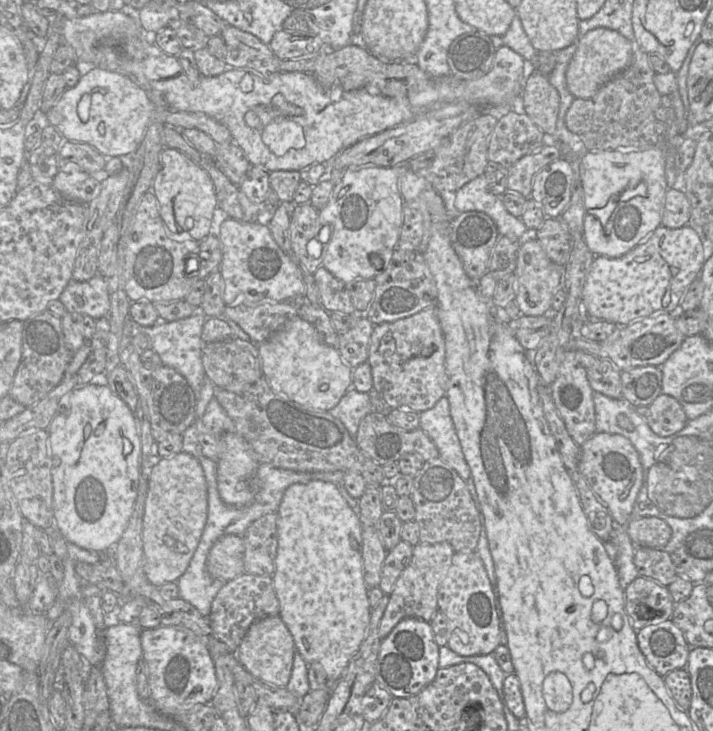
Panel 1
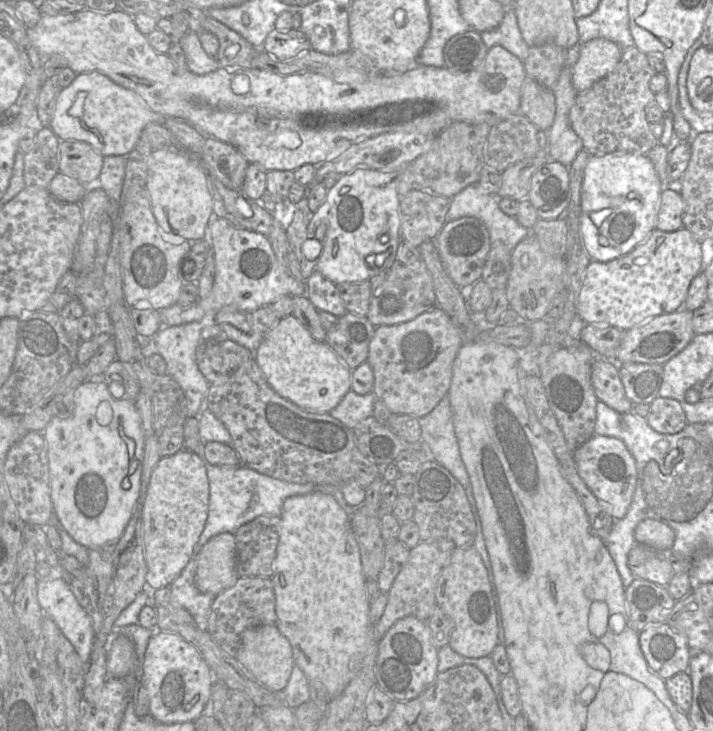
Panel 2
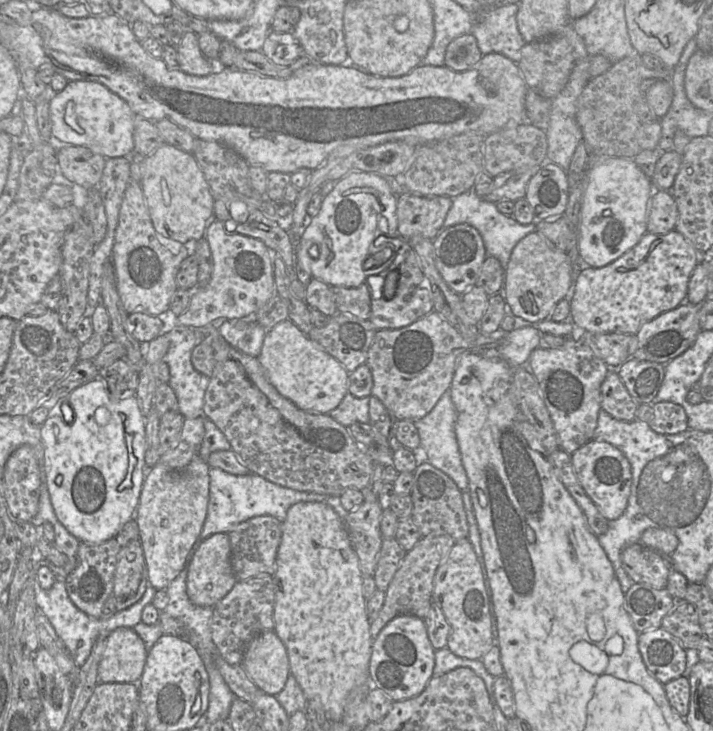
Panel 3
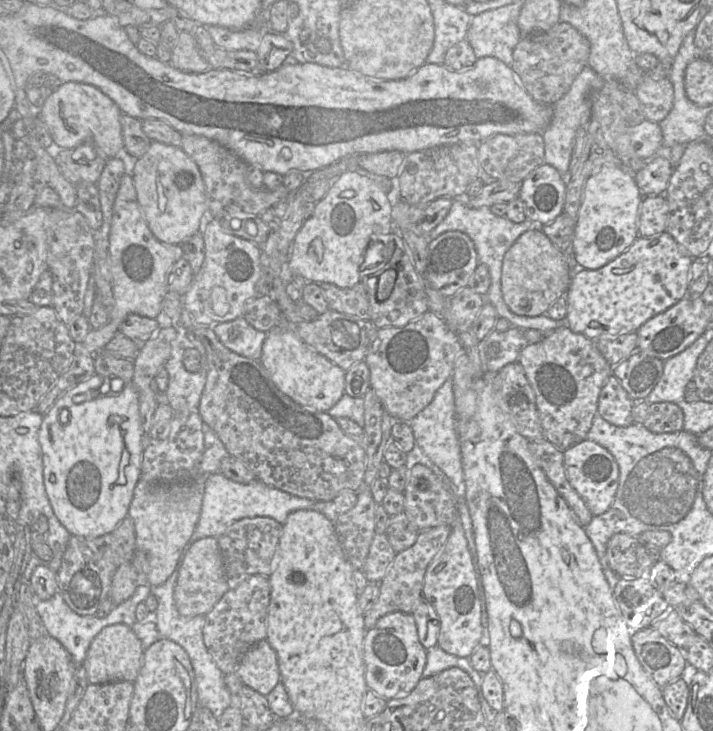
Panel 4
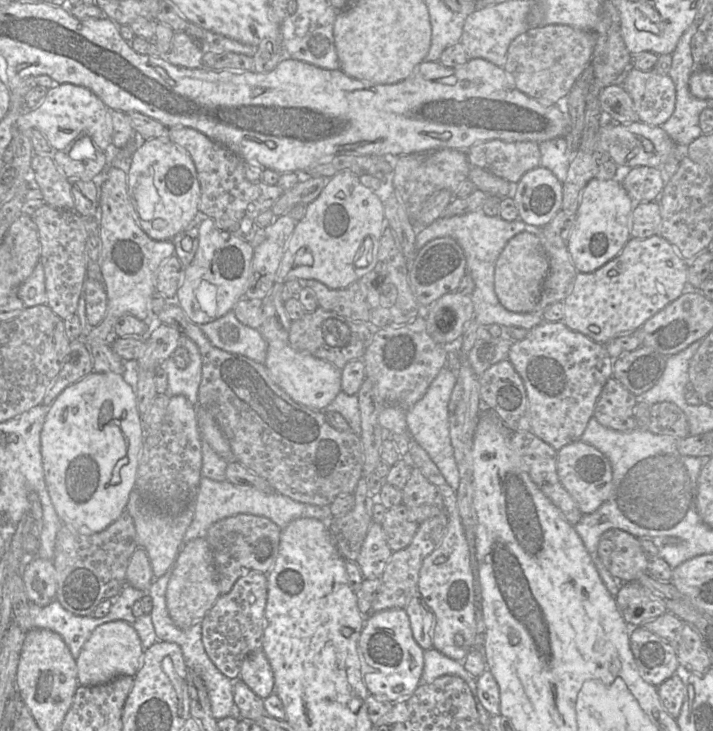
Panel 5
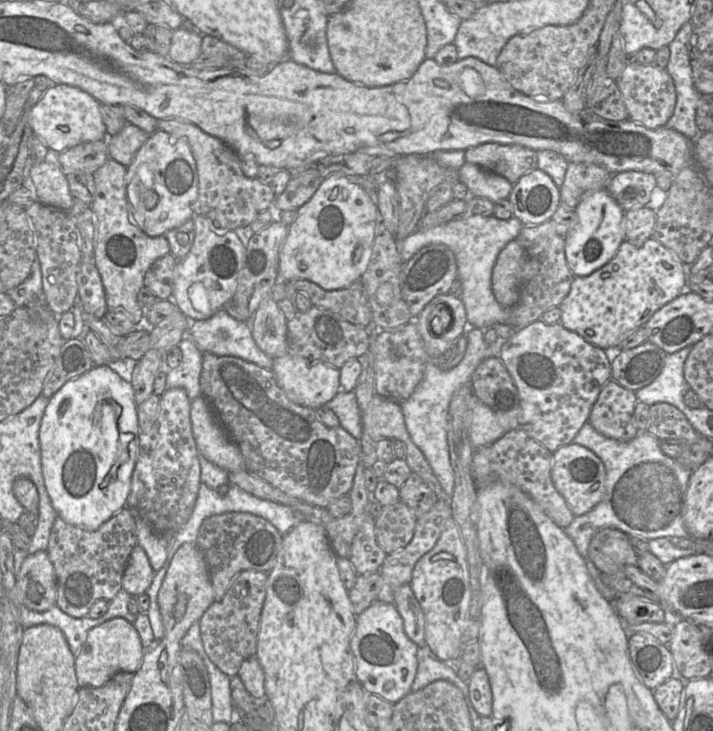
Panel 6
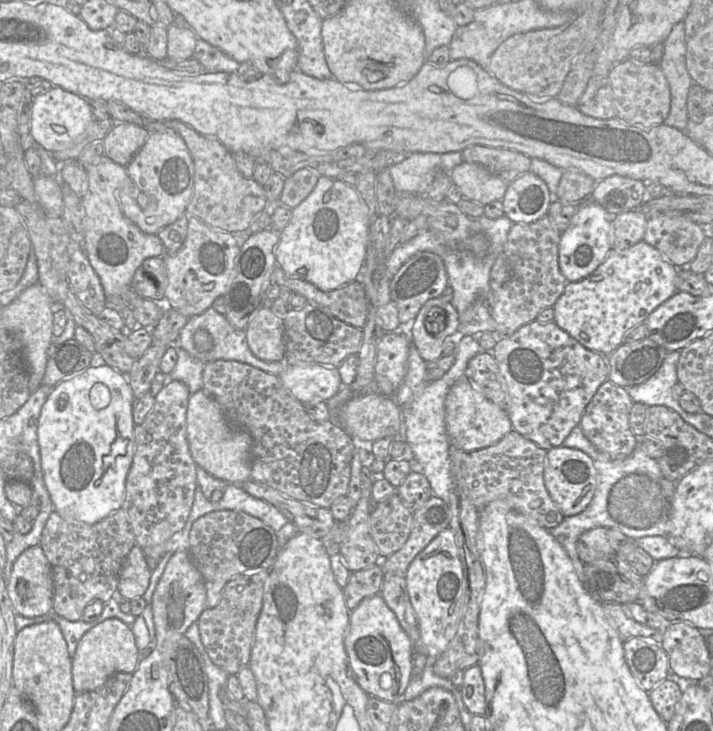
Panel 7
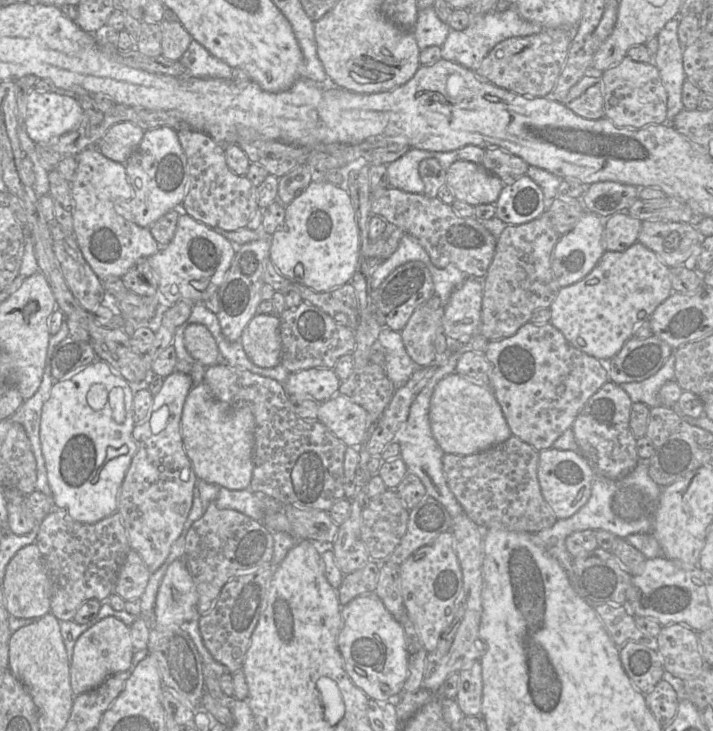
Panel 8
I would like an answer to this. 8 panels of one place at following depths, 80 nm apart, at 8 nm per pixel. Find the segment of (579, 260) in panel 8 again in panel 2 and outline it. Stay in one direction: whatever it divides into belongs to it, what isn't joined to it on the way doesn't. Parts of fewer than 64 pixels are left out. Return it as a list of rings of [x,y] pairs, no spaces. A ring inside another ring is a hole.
[[[646,154],[590,156],[584,174],[580,216],[581,232],[590,258],[608,262],[628,254],[642,243],[656,229],[663,188]]]

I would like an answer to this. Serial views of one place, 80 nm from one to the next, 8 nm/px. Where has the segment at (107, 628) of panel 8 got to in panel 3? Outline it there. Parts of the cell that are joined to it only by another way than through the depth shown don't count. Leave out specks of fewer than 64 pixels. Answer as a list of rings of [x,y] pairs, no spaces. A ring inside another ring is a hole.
[[[120,627],[109,632],[99,660],[96,680],[122,680],[137,683],[147,650],[130,628]]]

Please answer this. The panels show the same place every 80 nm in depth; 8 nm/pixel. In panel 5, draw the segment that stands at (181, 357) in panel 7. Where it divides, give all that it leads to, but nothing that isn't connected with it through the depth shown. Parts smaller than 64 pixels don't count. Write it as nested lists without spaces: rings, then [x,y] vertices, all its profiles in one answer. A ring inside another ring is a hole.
[[[181,334],[178,345],[187,349],[189,364],[184,369],[176,366],[172,357],[166,359],[159,367],[167,373],[167,389],[165,395],[170,398],[184,395],[189,402],[198,404],[198,391],[202,380],[202,356],[197,344],[184,334]]]

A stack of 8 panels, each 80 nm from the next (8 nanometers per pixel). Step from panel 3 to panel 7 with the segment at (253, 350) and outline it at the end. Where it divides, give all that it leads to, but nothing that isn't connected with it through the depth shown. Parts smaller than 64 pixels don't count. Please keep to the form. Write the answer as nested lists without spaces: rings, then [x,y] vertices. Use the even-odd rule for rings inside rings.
[[[211,307],[206,309],[201,314],[194,315],[188,318],[187,323],[180,330],[177,344],[193,357],[201,360],[204,365],[205,363],[214,360],[234,360],[241,363],[249,364],[264,372],[273,374],[278,377],[286,365],[284,361],[267,362],[257,358],[249,349],[245,330],[235,329],[233,326],[231,326],[231,324],[228,322],[223,314],[220,314]],[[200,328],[207,330],[213,337],[213,347],[210,351],[200,351],[194,345],[193,335]]]

